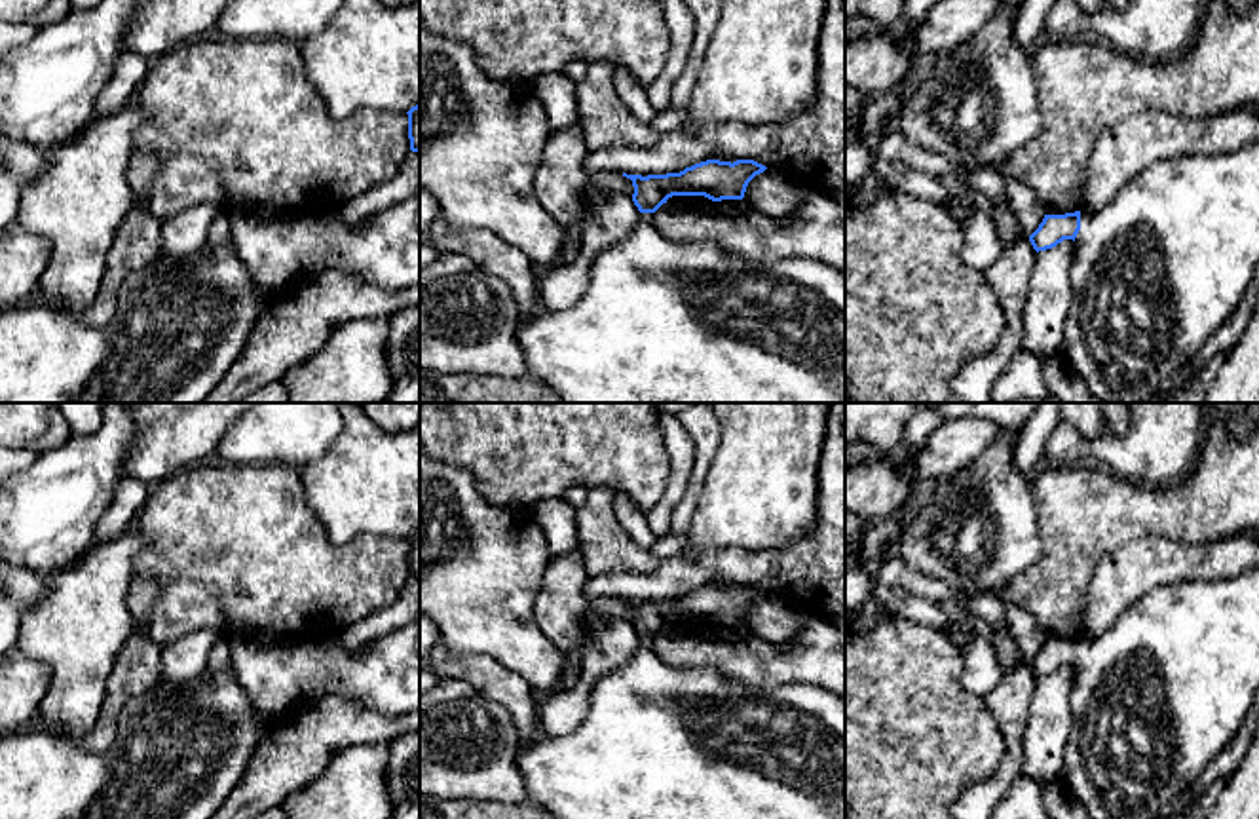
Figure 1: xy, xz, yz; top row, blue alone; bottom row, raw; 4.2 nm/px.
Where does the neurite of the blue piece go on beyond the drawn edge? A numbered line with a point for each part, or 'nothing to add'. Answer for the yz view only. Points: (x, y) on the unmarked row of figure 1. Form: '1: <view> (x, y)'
1: yz (1155, 700)

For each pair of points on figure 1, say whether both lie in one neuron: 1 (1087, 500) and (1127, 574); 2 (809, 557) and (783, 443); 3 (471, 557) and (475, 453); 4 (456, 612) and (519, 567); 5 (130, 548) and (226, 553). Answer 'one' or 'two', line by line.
1: two
2: two
3: two
4: one
5: two

